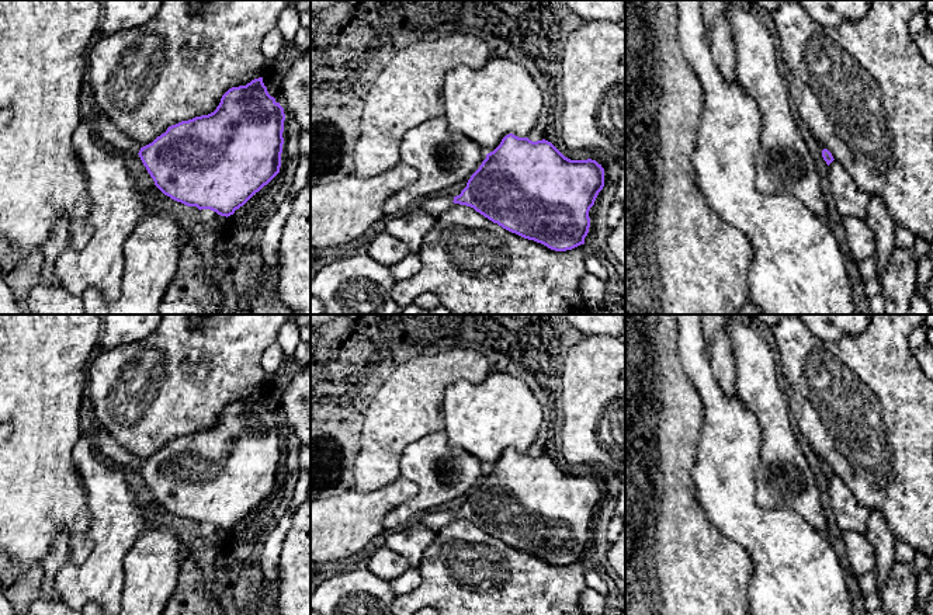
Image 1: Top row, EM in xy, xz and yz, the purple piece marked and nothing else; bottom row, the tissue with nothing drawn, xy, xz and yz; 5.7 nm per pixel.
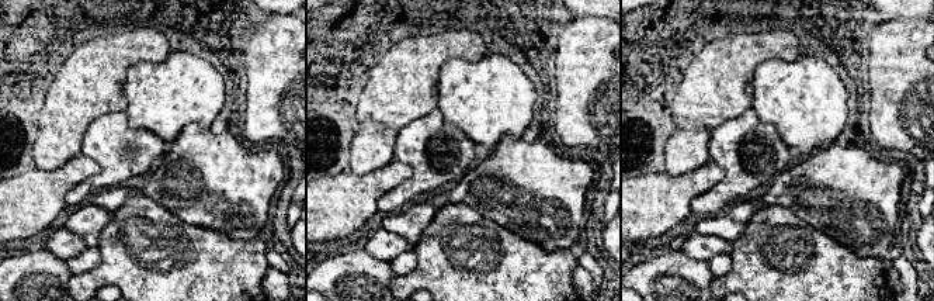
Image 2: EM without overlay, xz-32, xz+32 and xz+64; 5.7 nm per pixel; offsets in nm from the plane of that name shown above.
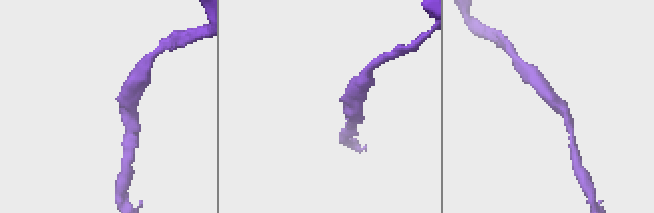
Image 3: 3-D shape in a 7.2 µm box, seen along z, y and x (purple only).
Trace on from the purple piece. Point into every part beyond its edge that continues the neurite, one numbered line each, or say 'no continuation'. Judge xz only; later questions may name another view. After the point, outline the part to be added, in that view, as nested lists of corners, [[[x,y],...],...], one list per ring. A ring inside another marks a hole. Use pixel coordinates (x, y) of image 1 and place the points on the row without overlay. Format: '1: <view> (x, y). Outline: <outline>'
1: xz (437, 518). Outline: [[[438,508],[438,510],[417,515],[415,522],[430,527],[433,529],[440,529],[454,518],[452,515],[454,515],[454,510]]]

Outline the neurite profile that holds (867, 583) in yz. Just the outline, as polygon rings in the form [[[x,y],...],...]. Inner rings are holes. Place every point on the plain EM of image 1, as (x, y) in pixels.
[[[868,571],[857,577],[857,586],[864,597],[877,590],[877,573]]]

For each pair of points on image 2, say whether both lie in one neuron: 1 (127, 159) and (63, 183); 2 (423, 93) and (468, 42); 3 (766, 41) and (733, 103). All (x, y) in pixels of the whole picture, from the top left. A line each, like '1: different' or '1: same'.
1: different
2: same
3: same

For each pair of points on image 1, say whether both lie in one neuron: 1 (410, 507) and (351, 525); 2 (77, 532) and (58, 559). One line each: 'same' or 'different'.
1: different
2: different

